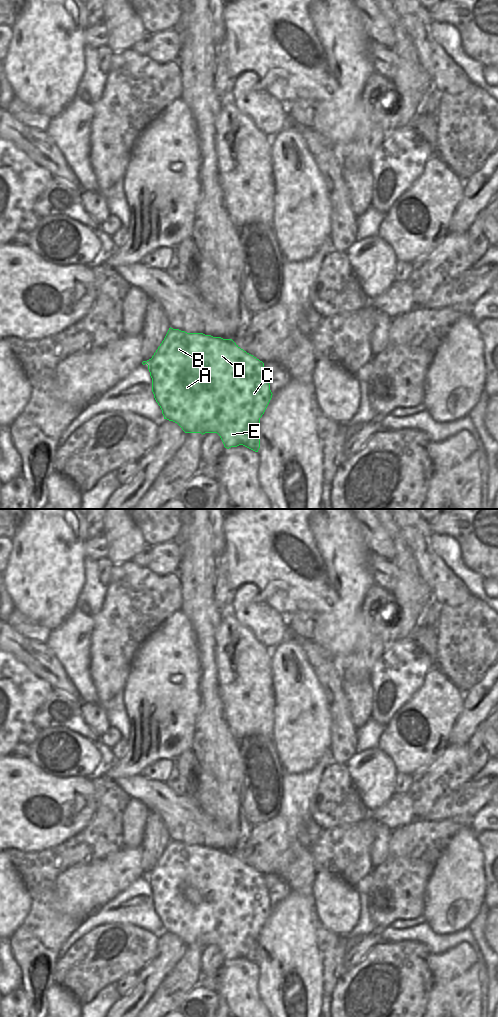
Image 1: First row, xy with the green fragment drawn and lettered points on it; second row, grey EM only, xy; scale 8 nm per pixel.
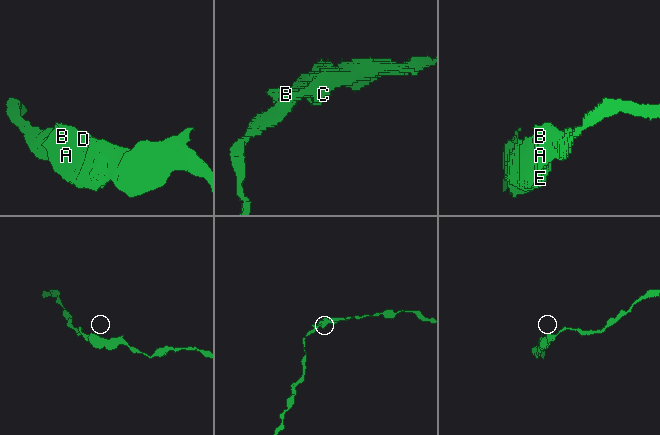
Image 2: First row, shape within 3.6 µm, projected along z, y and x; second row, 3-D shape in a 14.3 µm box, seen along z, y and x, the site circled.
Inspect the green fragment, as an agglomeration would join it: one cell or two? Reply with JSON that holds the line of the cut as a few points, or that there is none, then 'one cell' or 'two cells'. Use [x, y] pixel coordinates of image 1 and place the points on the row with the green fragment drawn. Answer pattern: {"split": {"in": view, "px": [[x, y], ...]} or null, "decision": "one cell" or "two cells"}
{"split": null, "decision": "one cell"}

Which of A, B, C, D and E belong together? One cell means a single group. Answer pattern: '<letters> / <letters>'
A B C D E

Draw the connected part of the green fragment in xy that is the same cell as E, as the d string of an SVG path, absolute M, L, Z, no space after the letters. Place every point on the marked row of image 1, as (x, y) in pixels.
M170 327L152 358L142 364L148 365L152 392L164 419L177 423L185 433L217 433L227 449L243 445L258 452L260 418L273 395L262 361L241 349L232 339L187 333Z

